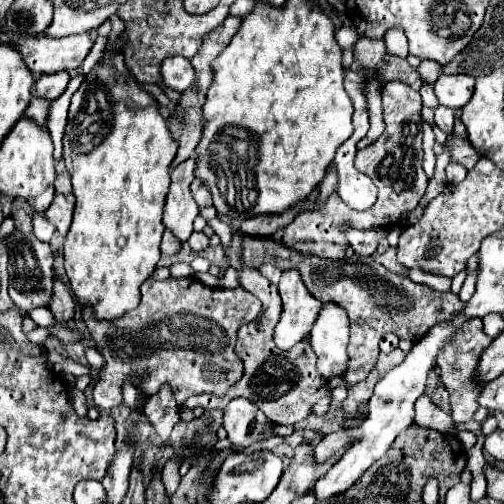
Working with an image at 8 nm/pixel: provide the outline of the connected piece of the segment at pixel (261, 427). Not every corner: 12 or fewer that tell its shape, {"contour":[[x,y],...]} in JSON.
{"contour":[[247,398],[227,404],[223,428],[247,448],[273,436],[273,424]]}

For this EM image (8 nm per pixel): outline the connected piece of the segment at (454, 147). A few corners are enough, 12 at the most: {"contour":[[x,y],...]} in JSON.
{"contour":[[449,138],[453,162],[467,170],[481,156],[465,138]]}

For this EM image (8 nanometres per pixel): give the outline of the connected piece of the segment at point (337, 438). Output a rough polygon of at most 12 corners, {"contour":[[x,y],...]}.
{"contour":[[347,430],[323,436],[315,458],[327,460],[347,440]]}

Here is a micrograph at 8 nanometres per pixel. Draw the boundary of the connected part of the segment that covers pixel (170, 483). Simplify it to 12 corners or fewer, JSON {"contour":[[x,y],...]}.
{"contour":[[169,460],[163,470],[167,496],[177,490],[179,466]]}

